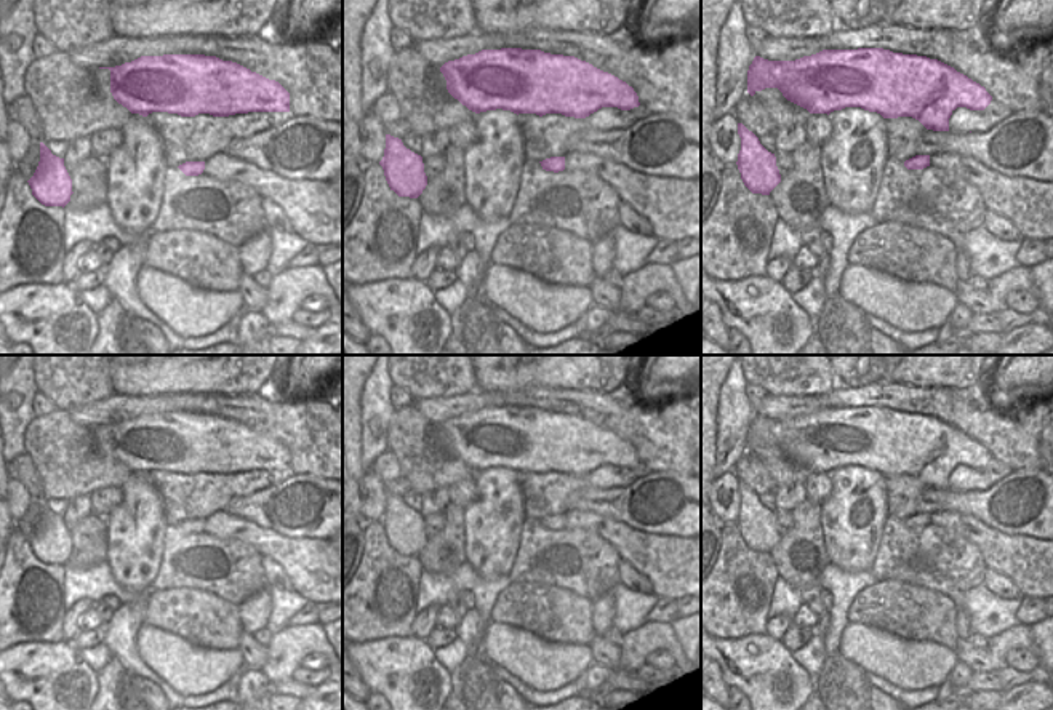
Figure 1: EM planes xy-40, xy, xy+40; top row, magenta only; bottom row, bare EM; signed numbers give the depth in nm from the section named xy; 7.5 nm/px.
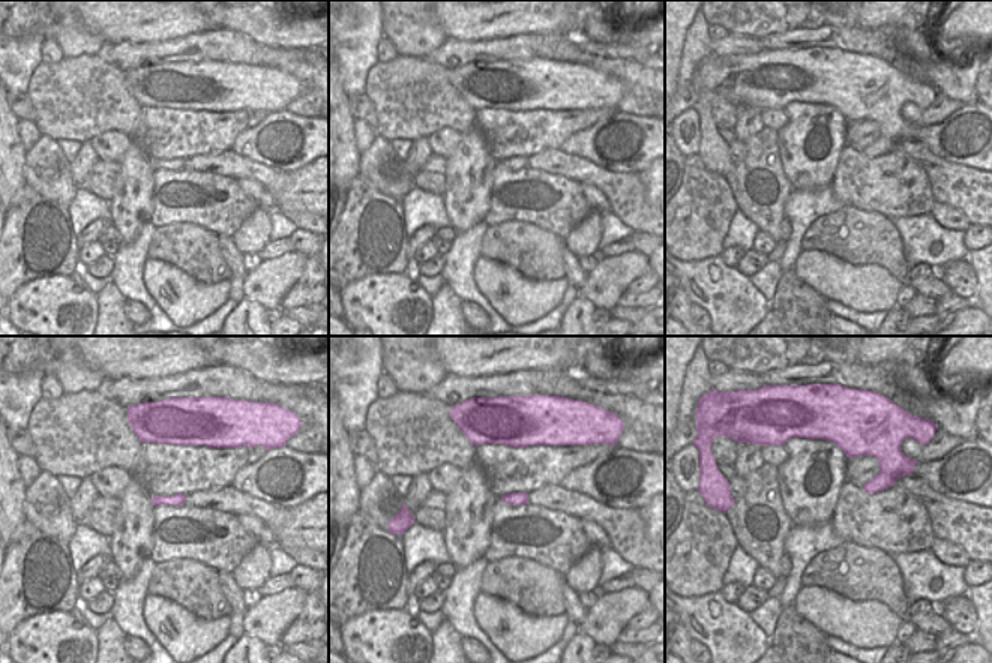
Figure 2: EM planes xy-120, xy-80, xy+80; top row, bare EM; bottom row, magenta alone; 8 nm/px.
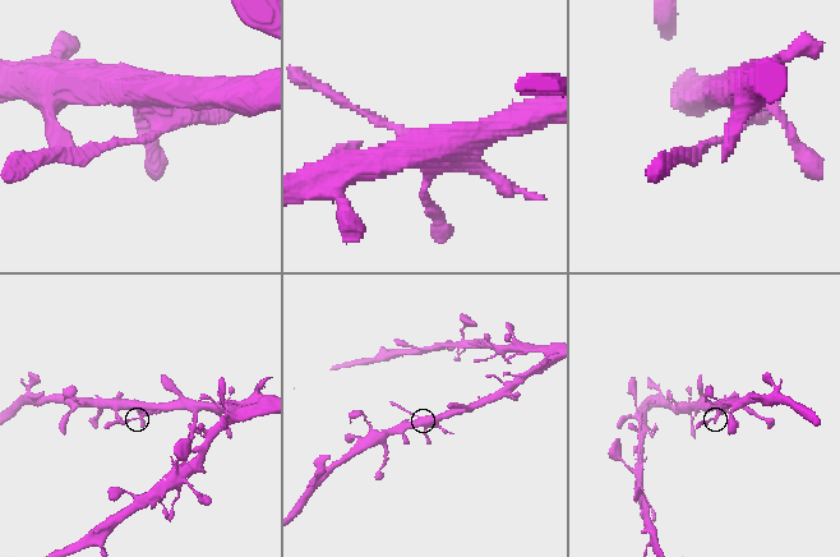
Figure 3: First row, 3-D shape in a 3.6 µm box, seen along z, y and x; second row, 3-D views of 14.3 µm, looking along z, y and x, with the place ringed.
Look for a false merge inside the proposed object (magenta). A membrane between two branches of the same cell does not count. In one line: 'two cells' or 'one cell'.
two cells

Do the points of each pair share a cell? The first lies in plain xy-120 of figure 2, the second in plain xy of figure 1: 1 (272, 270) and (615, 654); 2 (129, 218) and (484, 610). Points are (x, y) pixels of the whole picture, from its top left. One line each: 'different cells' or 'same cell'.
1: different cells
2: different cells

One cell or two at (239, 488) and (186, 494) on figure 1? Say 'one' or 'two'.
one

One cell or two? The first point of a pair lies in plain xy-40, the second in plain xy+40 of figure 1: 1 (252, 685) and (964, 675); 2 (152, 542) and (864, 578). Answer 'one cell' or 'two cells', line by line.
1: one cell
2: two cells

